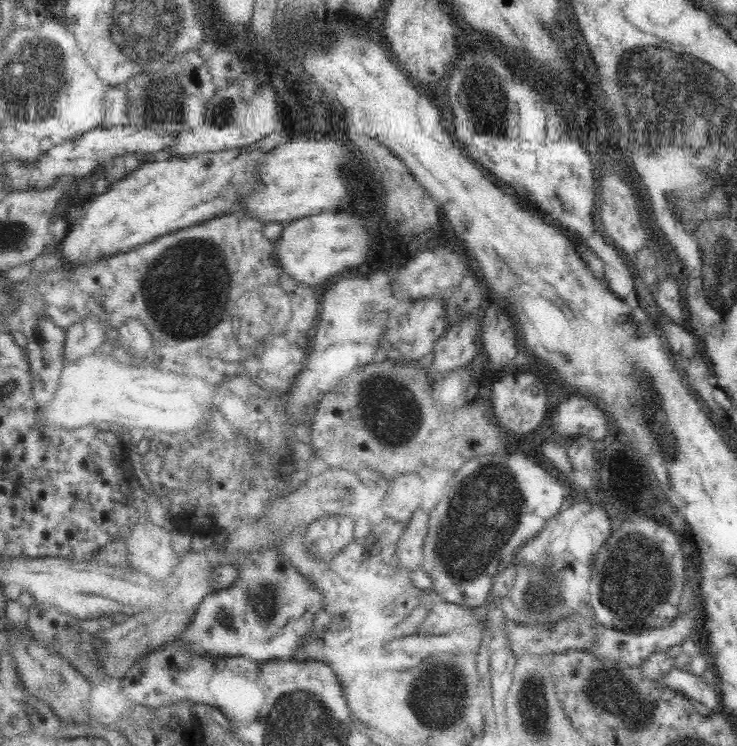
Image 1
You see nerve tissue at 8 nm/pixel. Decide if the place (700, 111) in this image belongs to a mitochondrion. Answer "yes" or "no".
yes

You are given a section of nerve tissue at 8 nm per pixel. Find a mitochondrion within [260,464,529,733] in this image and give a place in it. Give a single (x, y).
(482, 511)

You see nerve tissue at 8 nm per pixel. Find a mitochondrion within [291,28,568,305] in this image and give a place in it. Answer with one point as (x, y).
(489, 101)

